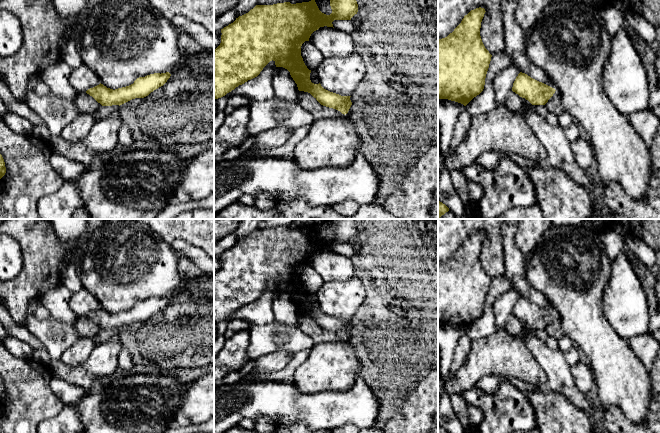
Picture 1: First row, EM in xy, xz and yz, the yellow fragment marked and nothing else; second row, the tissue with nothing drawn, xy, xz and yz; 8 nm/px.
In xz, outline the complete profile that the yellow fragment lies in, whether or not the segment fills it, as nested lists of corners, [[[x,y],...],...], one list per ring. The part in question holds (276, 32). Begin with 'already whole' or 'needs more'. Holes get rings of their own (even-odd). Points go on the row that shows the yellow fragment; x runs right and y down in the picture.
already whole | [[[315,0],[296,4],[284,2],[256,5],[221,29],[221,43],[214,50],[214,98],[221,98],[239,85],[257,77],[273,60],[276,67],[283,67],[290,72],[299,91],[310,93],[323,106],[347,114],[352,105],[351,96],[341,96],[324,89],[320,83],[312,83],[311,70],[307,68],[301,56],[302,44],[309,41],[314,31],[324,26],[333,27],[334,20],[351,20],[358,12],[356,0],[330,0],[330,6],[332,13],[326,15],[319,10]]]

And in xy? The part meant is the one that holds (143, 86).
already whole | [[[154,73],[145,77],[137,78],[133,84],[118,88],[110,89],[99,84],[86,91],[87,94],[92,96],[102,106],[122,105],[135,98],[144,98],[151,92],[163,86],[170,78],[171,74]]]

